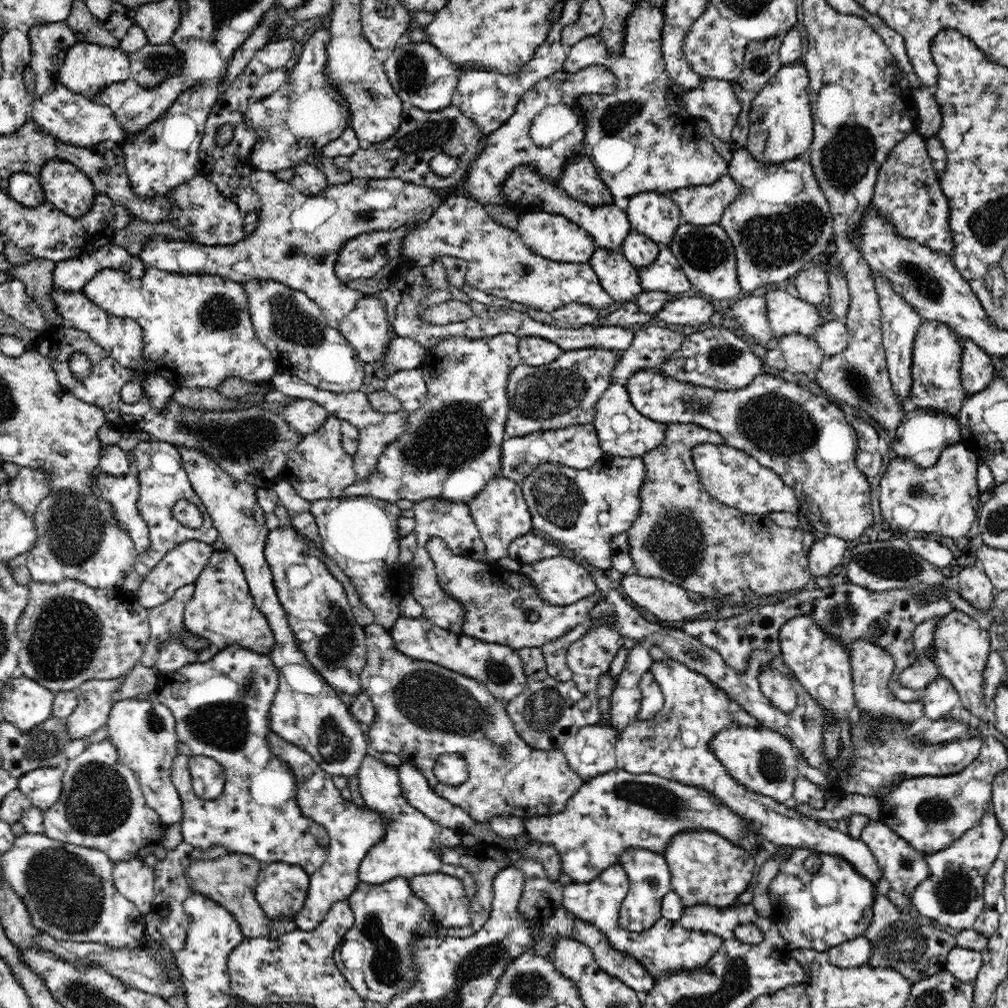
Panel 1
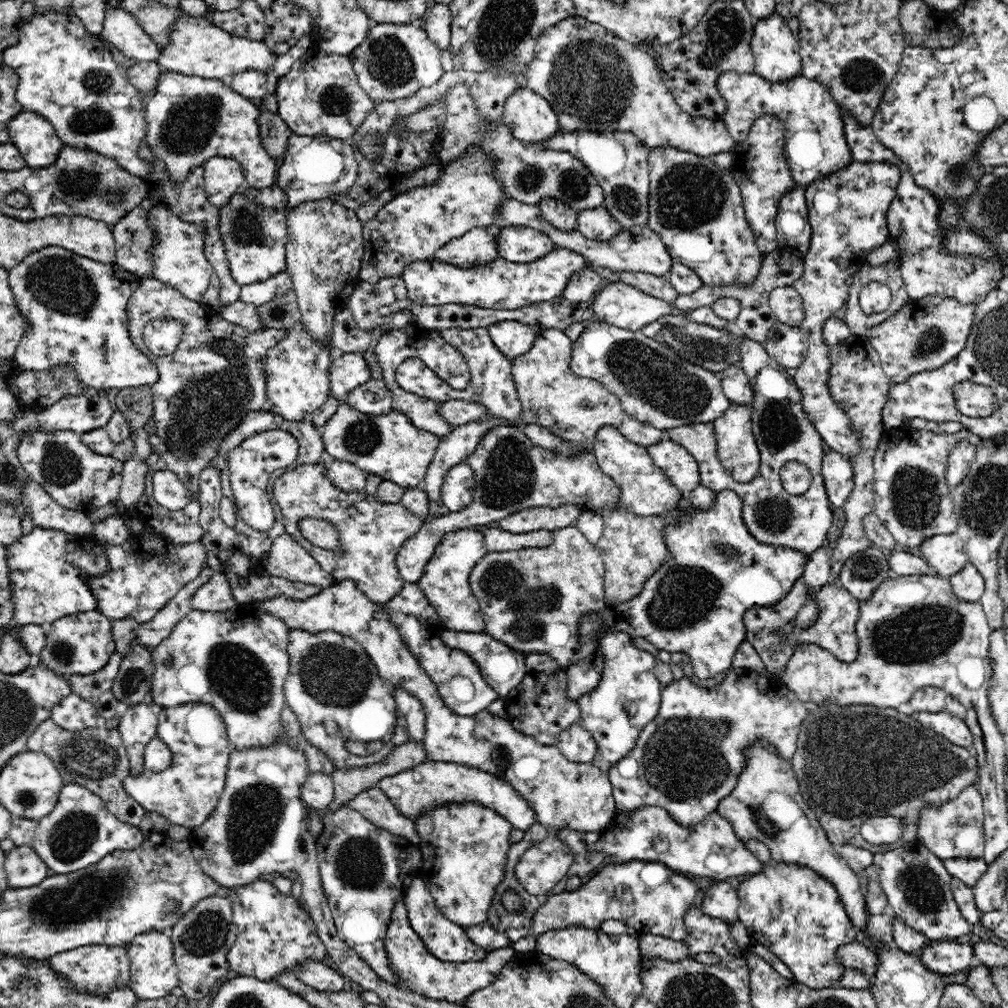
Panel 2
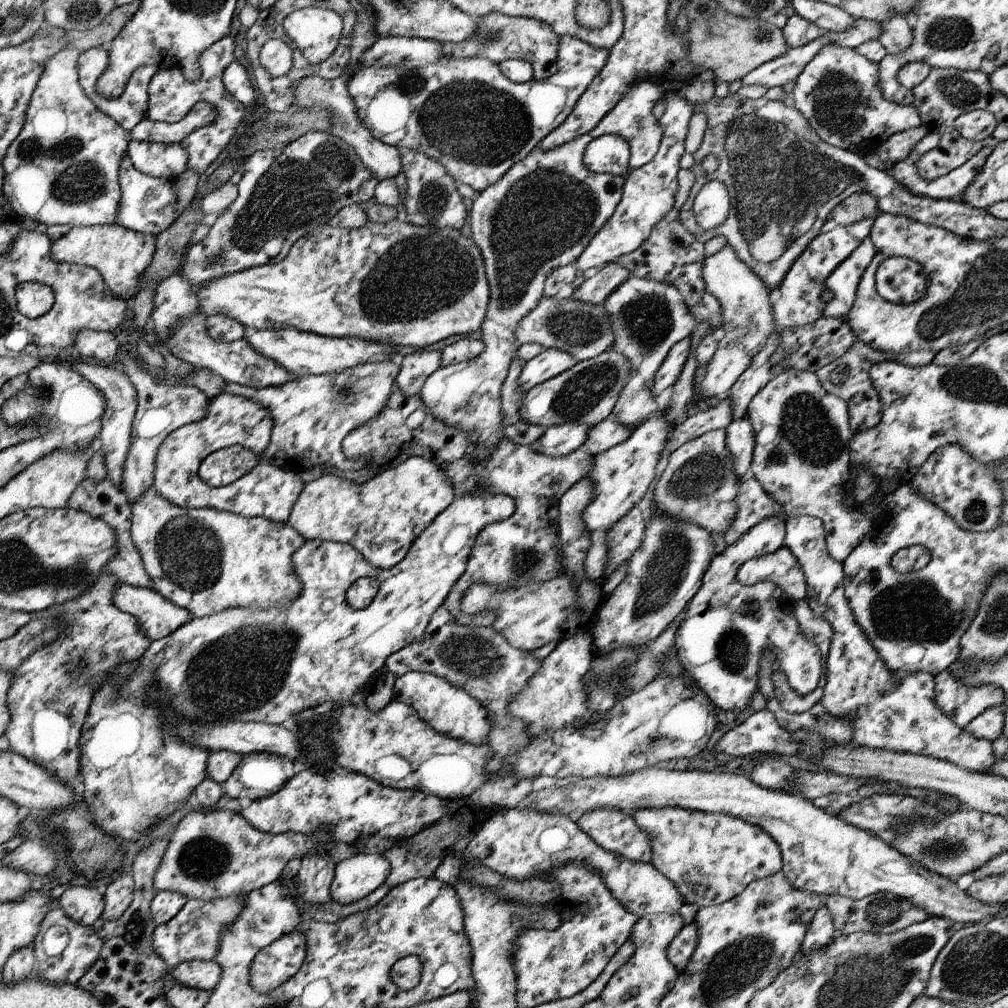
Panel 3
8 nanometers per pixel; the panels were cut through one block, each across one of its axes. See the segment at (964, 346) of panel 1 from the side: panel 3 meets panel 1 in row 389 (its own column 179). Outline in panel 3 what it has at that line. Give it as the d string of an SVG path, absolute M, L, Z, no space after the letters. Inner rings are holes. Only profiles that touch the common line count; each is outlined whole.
M192 960L183 962L182 965L171 968L170 978L176 978L176 982L182 982L184 986L192 986L198 989L214 990L223 978L223 967L216 960Z

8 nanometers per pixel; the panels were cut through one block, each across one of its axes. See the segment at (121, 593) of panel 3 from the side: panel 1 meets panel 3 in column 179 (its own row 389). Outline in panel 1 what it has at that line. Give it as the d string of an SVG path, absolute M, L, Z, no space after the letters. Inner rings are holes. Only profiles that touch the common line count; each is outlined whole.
M610 383L593 406L593 412L595 417L592 423L596 427L598 441L606 456L641 457L664 440L667 424L650 420L640 414L630 401L626 385Z

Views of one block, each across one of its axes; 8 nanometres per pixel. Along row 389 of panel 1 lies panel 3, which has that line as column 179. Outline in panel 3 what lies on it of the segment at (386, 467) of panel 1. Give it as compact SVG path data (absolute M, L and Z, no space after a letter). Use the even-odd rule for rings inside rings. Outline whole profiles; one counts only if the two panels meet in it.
M226 392L210 400L206 408L208 412L202 420L173 430L160 446L155 456L154 485L151 488L172 504L188 509L208 507L244 517L264 517L277 523L288 522L292 509L303 492L304 482L299 474L273 467L260 458L262 452L268 448L272 430L270 412L248 398ZM234 445L255 451L258 456L255 468L242 478L221 487L213 487L204 482L199 477L202 460L213 452Z

